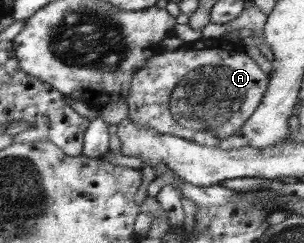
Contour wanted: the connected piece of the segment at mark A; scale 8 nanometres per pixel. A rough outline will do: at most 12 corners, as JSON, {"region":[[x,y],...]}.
{"region":[[221,37],[154,55],[132,80],[139,127],[217,147],[267,74]]}

